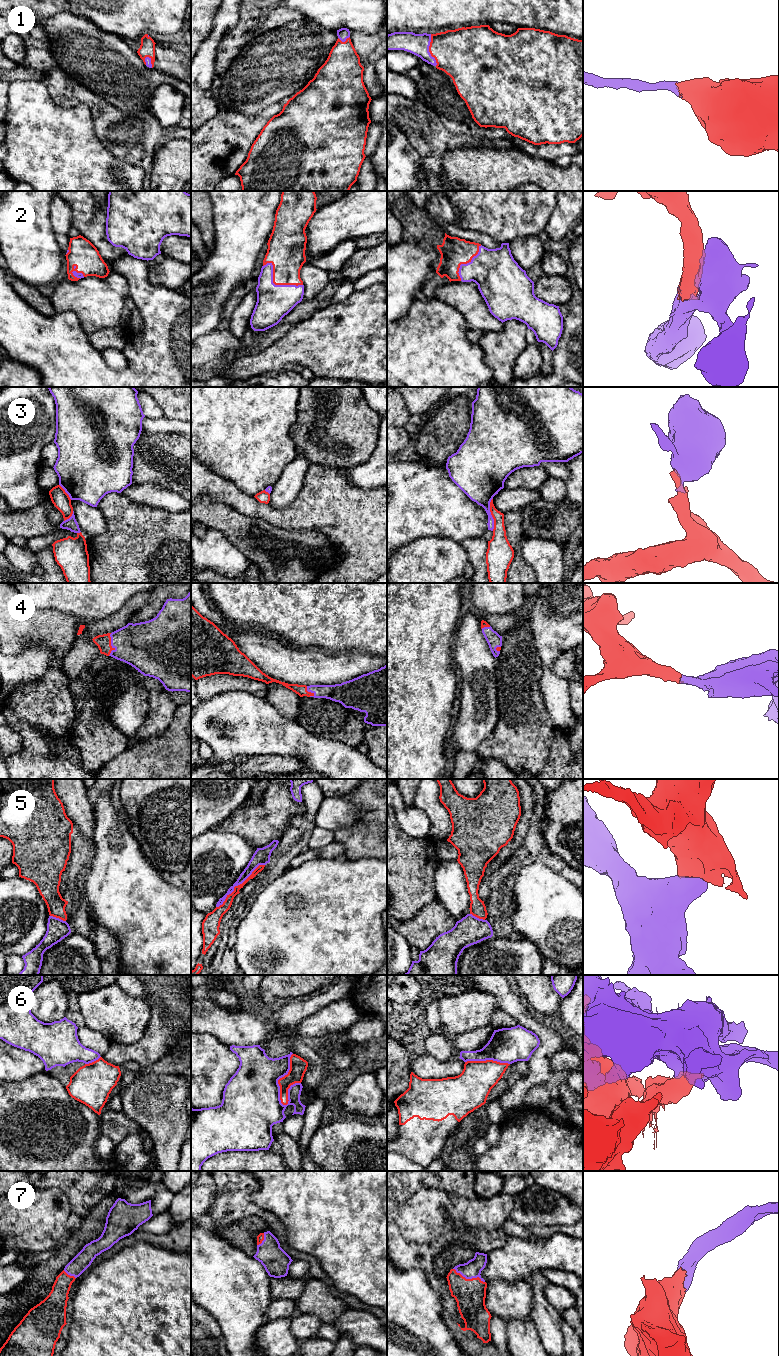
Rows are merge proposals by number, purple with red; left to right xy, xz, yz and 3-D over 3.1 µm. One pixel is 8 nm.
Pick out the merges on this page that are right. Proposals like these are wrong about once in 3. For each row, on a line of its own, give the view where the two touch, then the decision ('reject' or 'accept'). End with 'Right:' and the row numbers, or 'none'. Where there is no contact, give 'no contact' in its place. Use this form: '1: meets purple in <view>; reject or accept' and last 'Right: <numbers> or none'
1: meets purple in yz; accept
2: meets purple in xz; accept
3: meets purple in yz; reject
4: meets purple in xy; accept
5: meets purple in xz; reject
6: meets purple in xz; accept
7: meets purple in yz; accept
Right: 1, 2, 4, 6, 7

